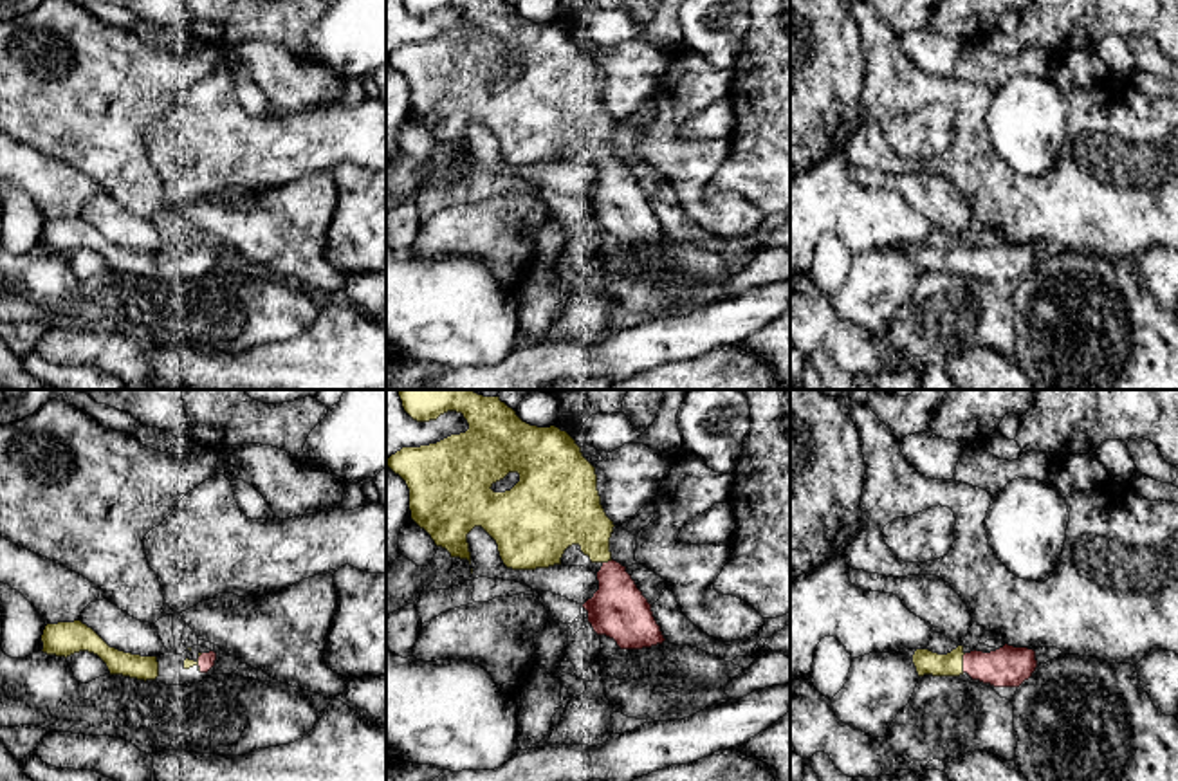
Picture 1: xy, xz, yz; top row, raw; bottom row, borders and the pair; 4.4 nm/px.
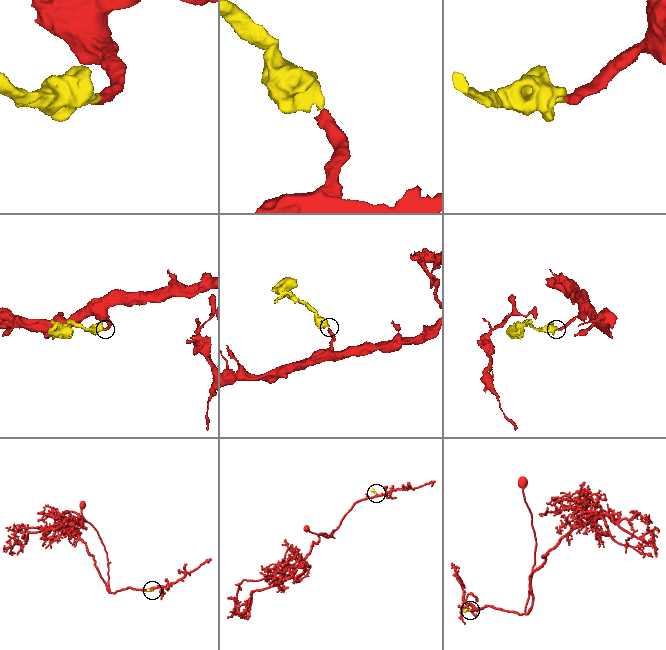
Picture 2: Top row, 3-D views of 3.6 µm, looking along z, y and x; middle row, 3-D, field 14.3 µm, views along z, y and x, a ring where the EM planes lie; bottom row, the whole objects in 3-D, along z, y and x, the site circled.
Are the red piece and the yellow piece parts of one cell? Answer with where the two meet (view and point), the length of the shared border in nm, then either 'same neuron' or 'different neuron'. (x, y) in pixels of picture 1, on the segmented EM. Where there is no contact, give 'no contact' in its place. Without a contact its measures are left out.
yz (964, 662) | 90 nm | same neuron

